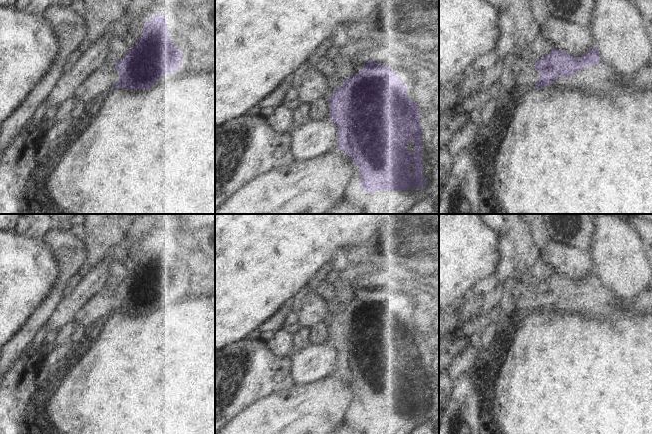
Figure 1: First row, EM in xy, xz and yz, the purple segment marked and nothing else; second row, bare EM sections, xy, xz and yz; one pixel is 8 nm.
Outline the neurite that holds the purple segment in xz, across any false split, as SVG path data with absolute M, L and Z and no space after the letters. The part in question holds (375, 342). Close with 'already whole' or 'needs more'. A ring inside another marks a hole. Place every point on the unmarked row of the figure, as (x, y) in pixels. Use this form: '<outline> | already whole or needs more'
M372 284L355 299L345 305L330 303L325 321L330 325L330 344L338 352L339 375L352 381L360 396L360 411L369 417L374 415L403 415L410 412L423 412L426 403L422 400L422 353L419 347L420 333L406 315L401 301L396 300L386 289ZM406 368L415 369L415 377L408 375Z | needs more

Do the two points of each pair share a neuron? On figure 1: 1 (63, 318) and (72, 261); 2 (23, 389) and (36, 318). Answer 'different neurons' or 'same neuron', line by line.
1: different neurons
2: different neurons

